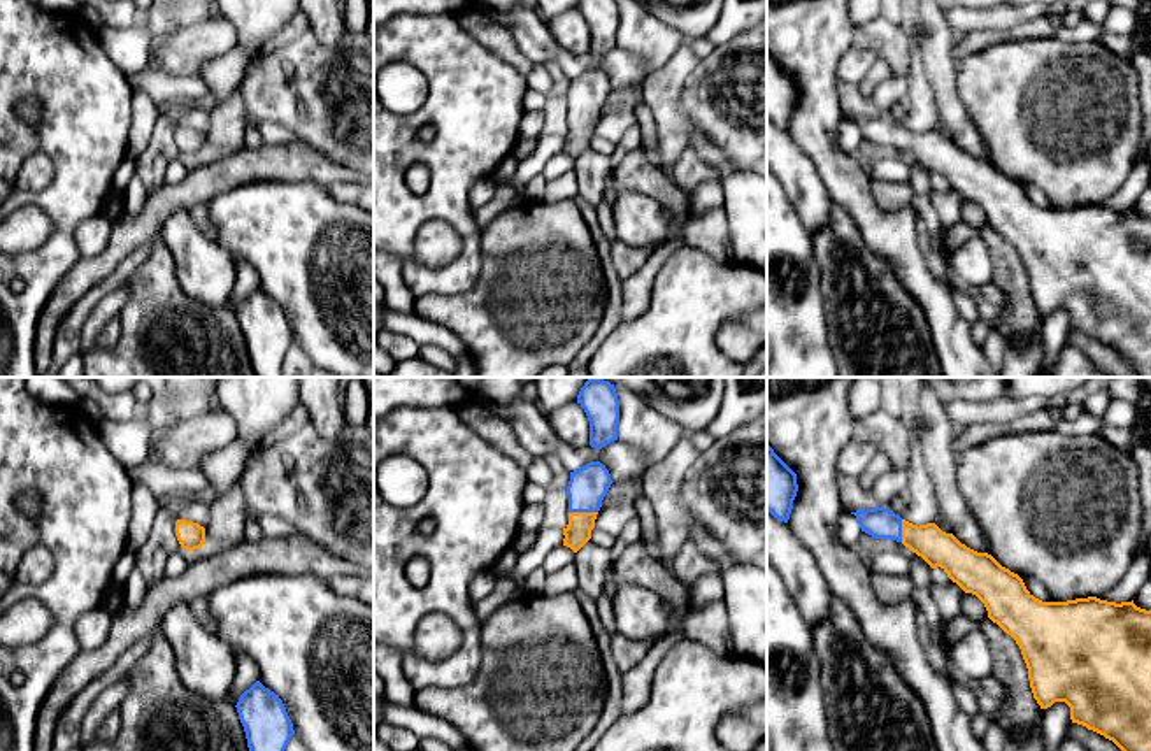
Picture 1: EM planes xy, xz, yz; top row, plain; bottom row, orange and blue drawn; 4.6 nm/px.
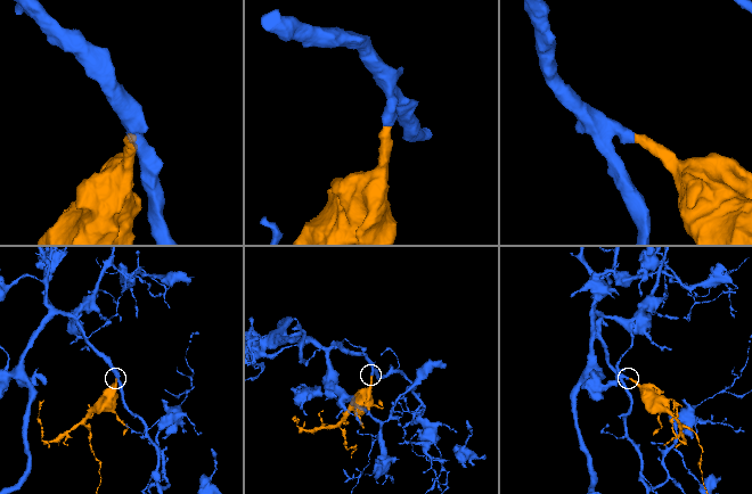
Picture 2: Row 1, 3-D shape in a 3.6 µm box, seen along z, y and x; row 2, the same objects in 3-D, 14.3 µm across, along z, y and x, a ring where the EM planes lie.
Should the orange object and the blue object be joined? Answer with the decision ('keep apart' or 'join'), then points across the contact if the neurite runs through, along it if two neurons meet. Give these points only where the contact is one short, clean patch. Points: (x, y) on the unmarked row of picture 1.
join

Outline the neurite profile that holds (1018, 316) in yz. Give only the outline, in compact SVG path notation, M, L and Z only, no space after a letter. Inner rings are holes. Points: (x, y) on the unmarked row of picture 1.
M984 225L977 233L993 256L993 284L1007 297L1007 304L1000 307L997 332L1007 342L1040 330L1042 316L1033 305L1019 253L990 225Z

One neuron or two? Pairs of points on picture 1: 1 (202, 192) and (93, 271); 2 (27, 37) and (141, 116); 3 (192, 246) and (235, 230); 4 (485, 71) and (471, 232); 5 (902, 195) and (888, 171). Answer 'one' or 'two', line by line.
1: one
2: two
3: two
4: one
5: two

